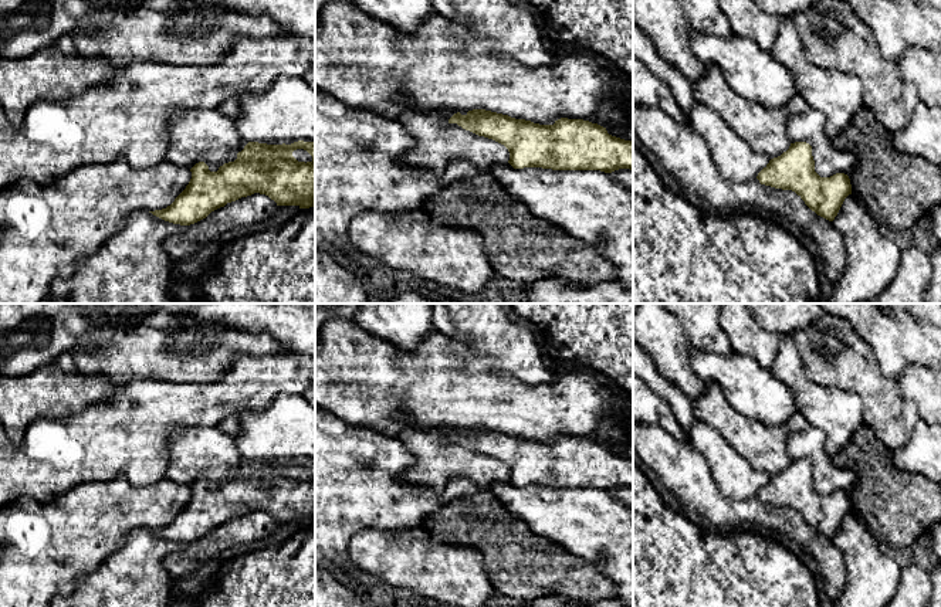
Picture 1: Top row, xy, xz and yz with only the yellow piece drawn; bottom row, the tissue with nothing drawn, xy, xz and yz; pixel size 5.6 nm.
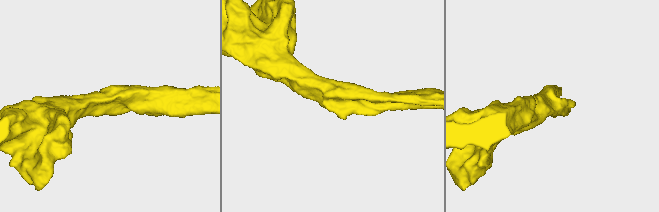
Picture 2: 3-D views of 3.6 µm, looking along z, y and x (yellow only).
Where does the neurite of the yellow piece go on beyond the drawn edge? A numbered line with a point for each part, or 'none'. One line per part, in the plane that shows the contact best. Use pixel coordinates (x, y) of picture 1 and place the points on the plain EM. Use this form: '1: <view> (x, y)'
none

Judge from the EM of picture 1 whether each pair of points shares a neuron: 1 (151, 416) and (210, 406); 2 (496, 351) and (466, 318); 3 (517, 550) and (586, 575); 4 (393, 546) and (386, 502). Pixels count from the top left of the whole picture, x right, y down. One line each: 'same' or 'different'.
1: same
2: same
3: same
4: different

